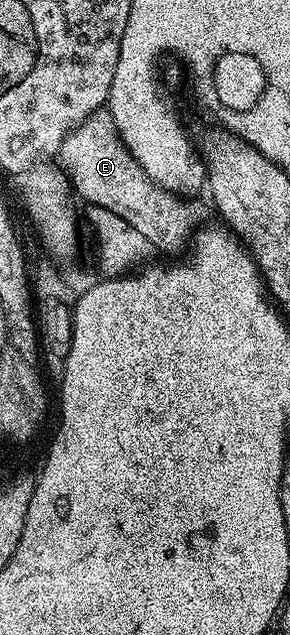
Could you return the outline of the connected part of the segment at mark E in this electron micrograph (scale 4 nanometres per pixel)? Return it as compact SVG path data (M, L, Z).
M105 107L99 109L82 122L74 132L68 133L60 148L59 158L66 159L64 169L69 179L69 184L85 200L88 205L96 205L108 209L108 211L119 215L121 219L135 228L137 232L143 234L147 240L156 248L157 252L168 253L170 255L180 252L189 246L195 231L200 226L207 224L212 216L211 206L205 201L198 201L196 197L185 197L176 193L168 192L160 185L156 185L146 171L142 170L129 149L122 143L121 136L118 135L117 127L114 126L113 115Z

